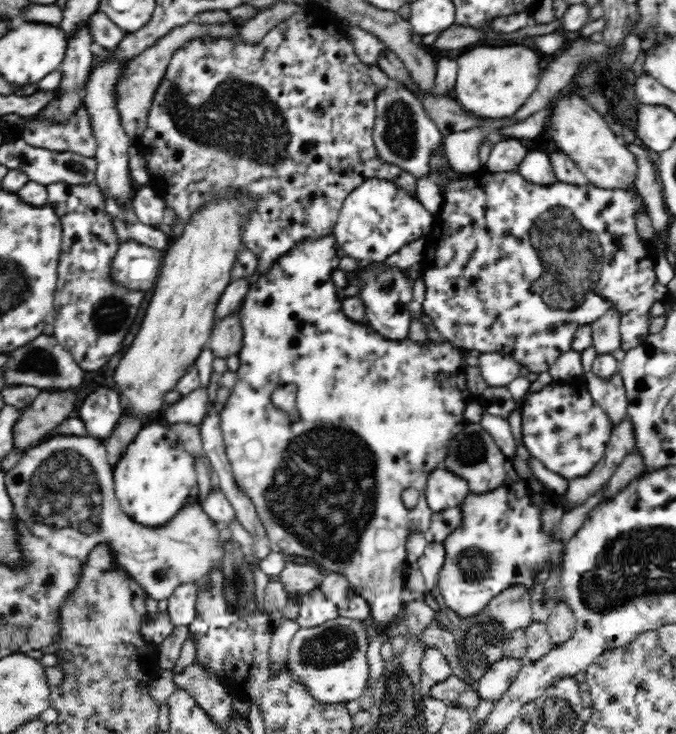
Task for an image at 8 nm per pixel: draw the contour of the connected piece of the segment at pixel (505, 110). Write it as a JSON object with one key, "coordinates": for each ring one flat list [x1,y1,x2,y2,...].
{"coordinates":[[478,46,458,58,452,96,461,107,481,120,503,119,516,114,538,88,540,58,530,46]]}

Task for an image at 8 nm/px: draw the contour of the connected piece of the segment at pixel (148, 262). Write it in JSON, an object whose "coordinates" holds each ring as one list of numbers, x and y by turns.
{"coordinates":[[132,240,120,243,110,268,110,283,128,291,146,292,160,275,165,251]]}

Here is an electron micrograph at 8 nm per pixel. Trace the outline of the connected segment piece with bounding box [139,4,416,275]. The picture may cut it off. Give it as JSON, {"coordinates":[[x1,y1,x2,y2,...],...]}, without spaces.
{"coordinates":[[311,4,298,10,289,16,284,22,269,29,269,32,261,38,257,44,250,44,240,36,220,36,220,38,194,38,186,42,173,53,166,73,162,77,156,95,153,97,152,106,148,113,147,129,140,138,139,146,144,159,148,162,150,172,149,185,164,199,165,206,172,208,180,220,187,225,193,216,210,201,221,201,226,197,244,195,252,199,252,208,248,210,248,216,240,220,240,241,244,248,258,256,256,273,266,274,272,265,288,252,294,244,298,244,304,238,316,238,333,232,338,218,338,210,348,193,358,188,368,178,390,180,406,188,411,194,416,194,416,177,400,169,396,165,390,165,380,159,372,133,376,120,376,99,379,91,370,79,369,68,360,62,356,55,356,48,350,39,346,38,346,32,342,28,342,20,334,11,326,9,322,4]]}

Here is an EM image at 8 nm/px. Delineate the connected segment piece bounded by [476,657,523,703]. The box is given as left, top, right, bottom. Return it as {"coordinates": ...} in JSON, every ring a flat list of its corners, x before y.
{"coordinates":[[504,657,488,666,478,681,478,697,496,702,509,689,517,677,523,661]]}

